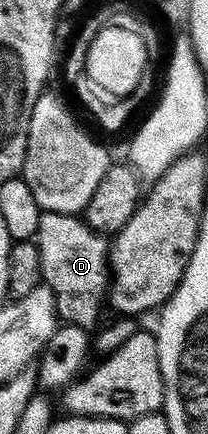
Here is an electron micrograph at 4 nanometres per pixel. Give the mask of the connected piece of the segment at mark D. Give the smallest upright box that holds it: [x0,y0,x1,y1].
[35,211,109,329]

